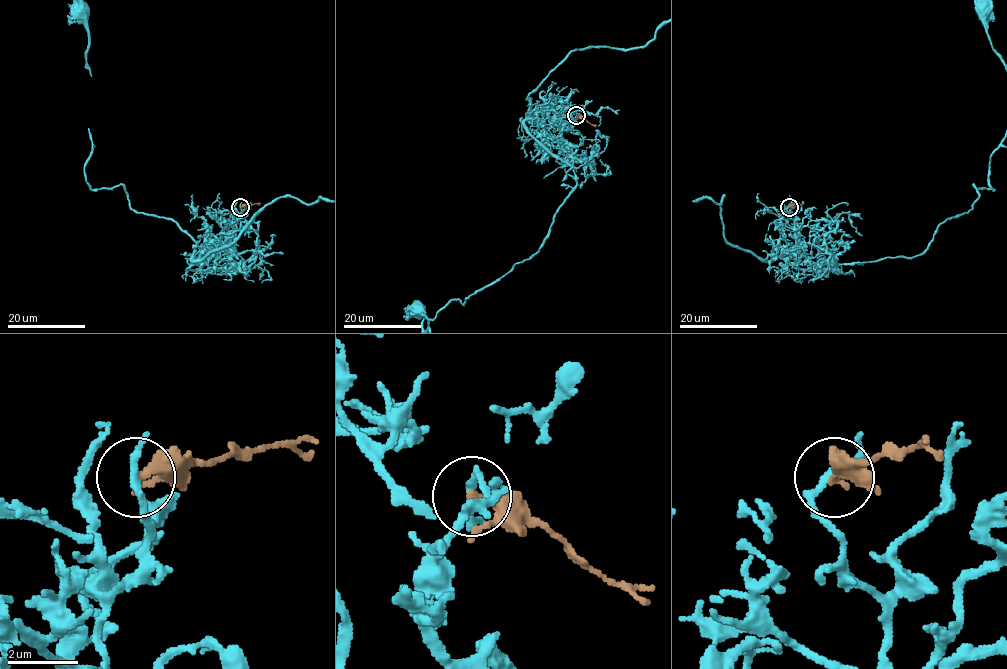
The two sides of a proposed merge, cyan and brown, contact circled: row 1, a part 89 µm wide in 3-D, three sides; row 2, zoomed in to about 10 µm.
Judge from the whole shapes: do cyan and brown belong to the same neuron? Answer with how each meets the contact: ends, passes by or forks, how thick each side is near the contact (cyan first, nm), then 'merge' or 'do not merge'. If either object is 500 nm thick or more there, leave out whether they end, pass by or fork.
cyan passes by; brown ends; calibres 170 and 360 nm; do not merge

